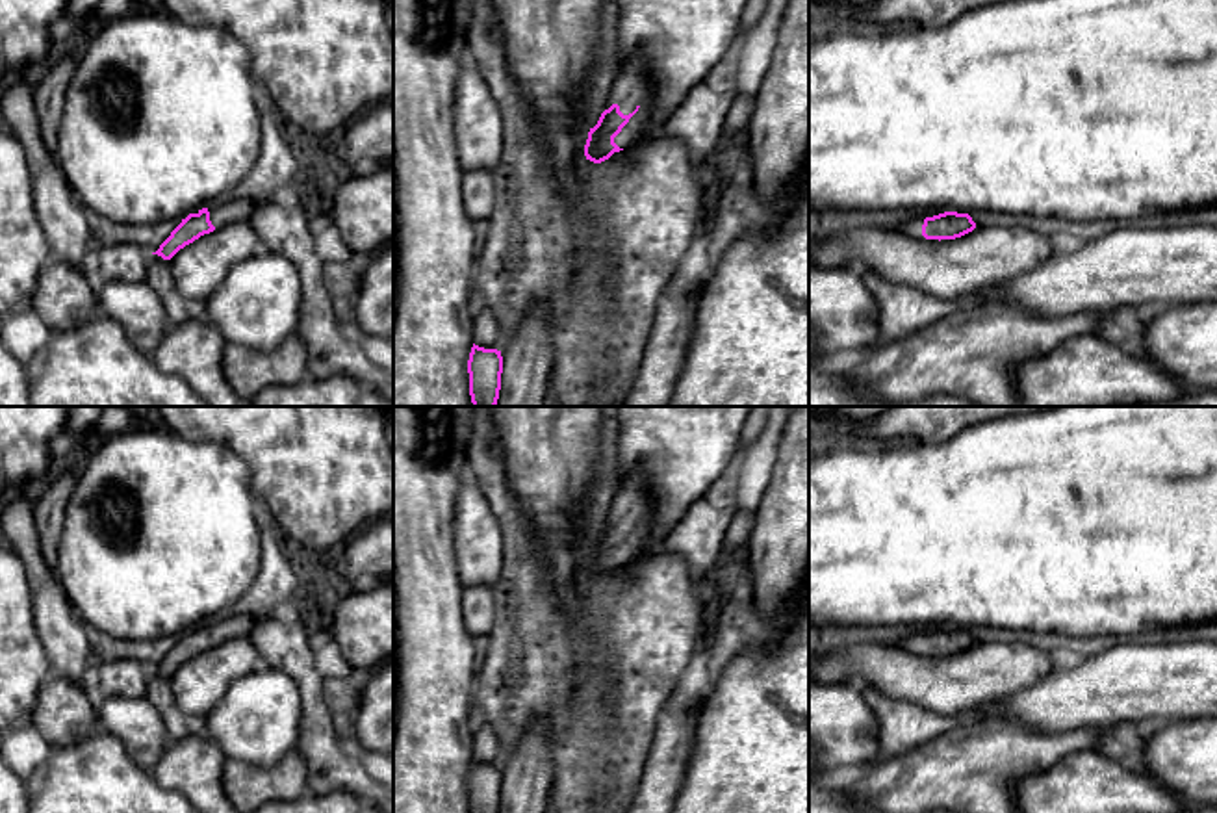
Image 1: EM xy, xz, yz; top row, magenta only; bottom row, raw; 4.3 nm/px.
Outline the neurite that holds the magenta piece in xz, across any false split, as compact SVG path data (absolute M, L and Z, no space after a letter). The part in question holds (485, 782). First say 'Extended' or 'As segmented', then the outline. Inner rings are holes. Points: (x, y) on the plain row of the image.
As segmented. M473 759L469 776L469 811L471 813L499 813L503 772L497 765L484 765Z

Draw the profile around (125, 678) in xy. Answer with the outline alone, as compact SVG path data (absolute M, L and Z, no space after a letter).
M141 661L98 663L93 666L93 690L98 698L145 698L148 676L150 666Z

